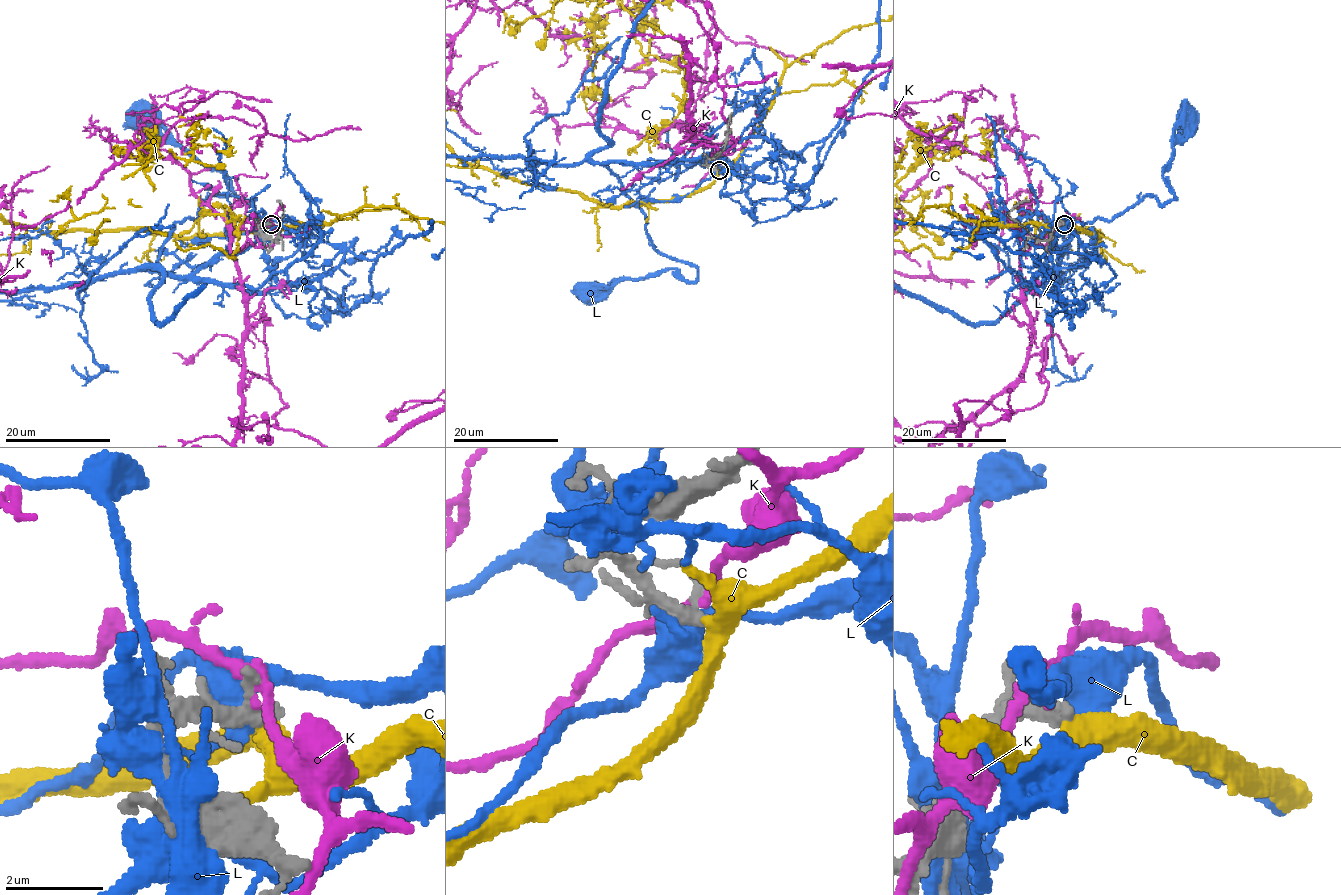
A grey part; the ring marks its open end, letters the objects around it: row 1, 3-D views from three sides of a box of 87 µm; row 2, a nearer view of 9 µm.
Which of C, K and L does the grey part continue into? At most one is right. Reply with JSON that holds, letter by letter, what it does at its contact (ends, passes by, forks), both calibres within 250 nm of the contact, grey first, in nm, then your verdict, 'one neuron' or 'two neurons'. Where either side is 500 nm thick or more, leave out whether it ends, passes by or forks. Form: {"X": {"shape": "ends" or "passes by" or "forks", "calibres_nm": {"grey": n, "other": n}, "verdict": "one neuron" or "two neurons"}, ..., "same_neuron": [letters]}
{"C": {"shape": "passes by", "calibres_nm": {"grey": 280, "other": 440}, "verdict": "two neurons"}, "K": {"shape": "passes by", "calibres_nm": {"grey": 220, "other": 260}, "verdict": "two neurons"}, "L": {"shape": "forks", "calibres_nm": {"grey": 480, "other": 460}, "verdict": "two neurons"}, "same_neuron": []}

